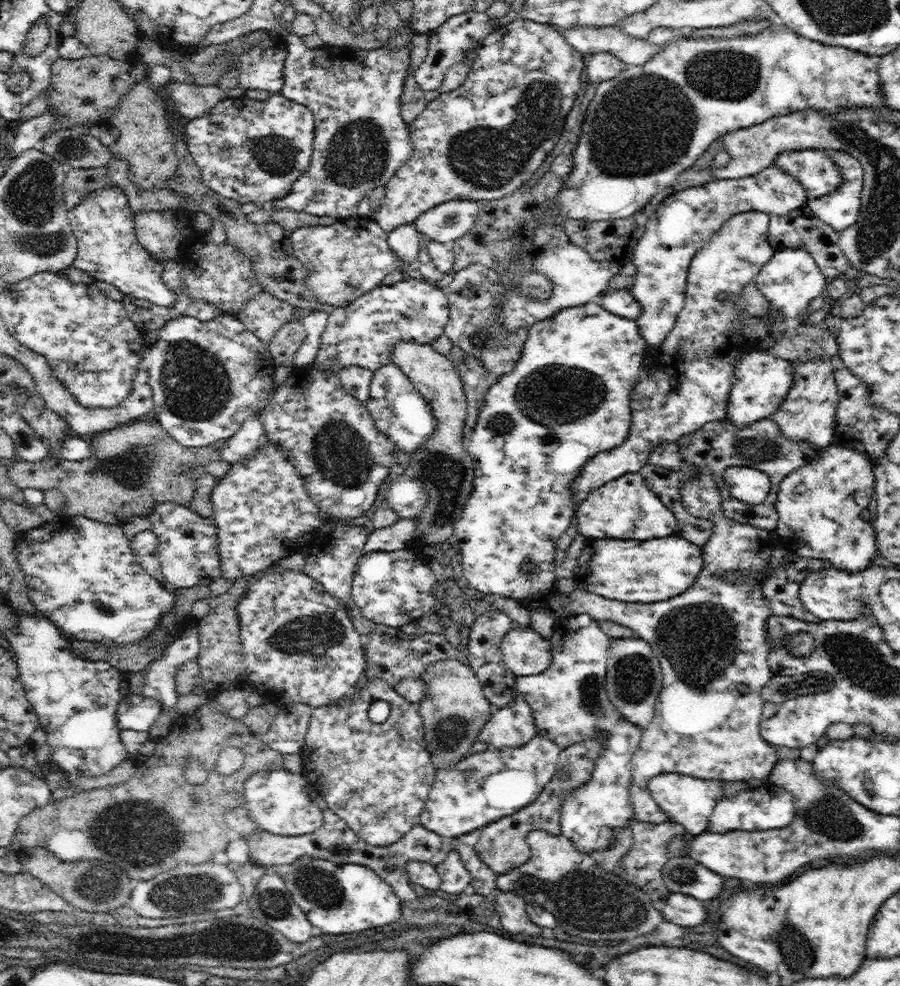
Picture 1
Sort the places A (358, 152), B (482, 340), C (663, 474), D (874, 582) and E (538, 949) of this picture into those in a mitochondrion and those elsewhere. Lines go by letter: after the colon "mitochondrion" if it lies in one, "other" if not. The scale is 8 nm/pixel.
A: mitochondrion
B: mitochondrion
C: other
D: other
E: other

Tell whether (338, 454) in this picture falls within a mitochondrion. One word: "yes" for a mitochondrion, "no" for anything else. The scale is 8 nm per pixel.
yes

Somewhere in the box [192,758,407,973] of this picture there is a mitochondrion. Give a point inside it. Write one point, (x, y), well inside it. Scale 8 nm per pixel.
(318, 885)

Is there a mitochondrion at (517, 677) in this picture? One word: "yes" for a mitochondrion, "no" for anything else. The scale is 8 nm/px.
no

